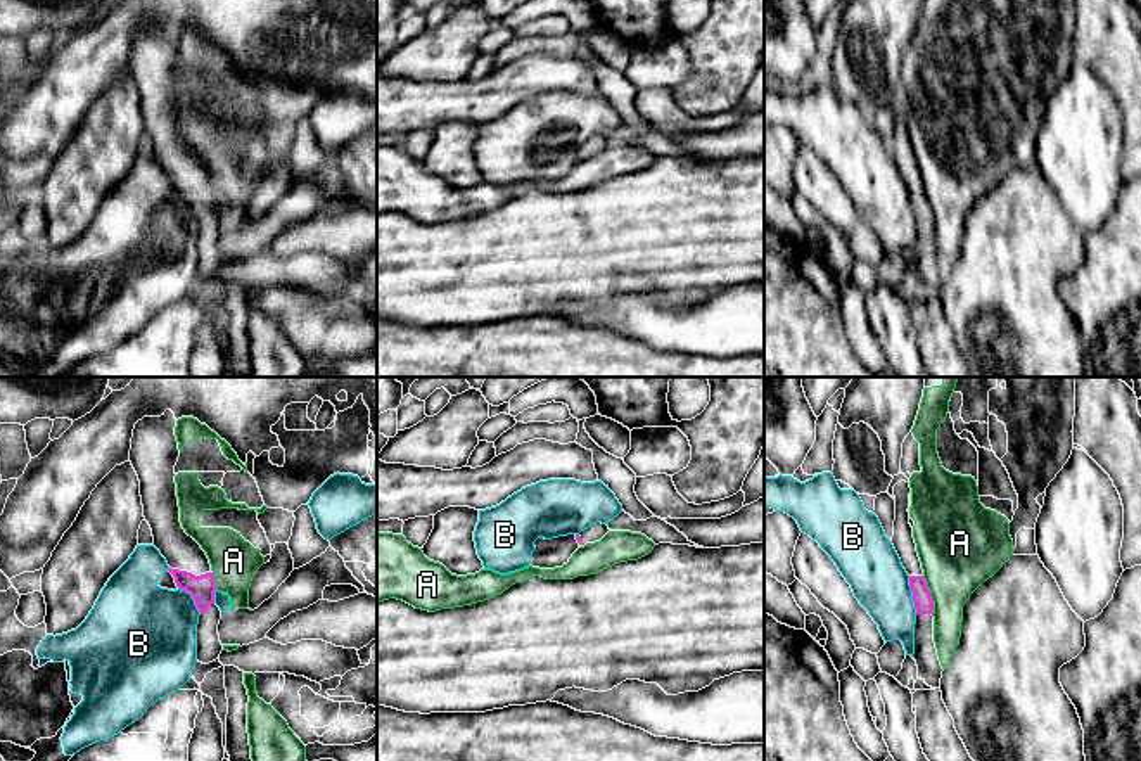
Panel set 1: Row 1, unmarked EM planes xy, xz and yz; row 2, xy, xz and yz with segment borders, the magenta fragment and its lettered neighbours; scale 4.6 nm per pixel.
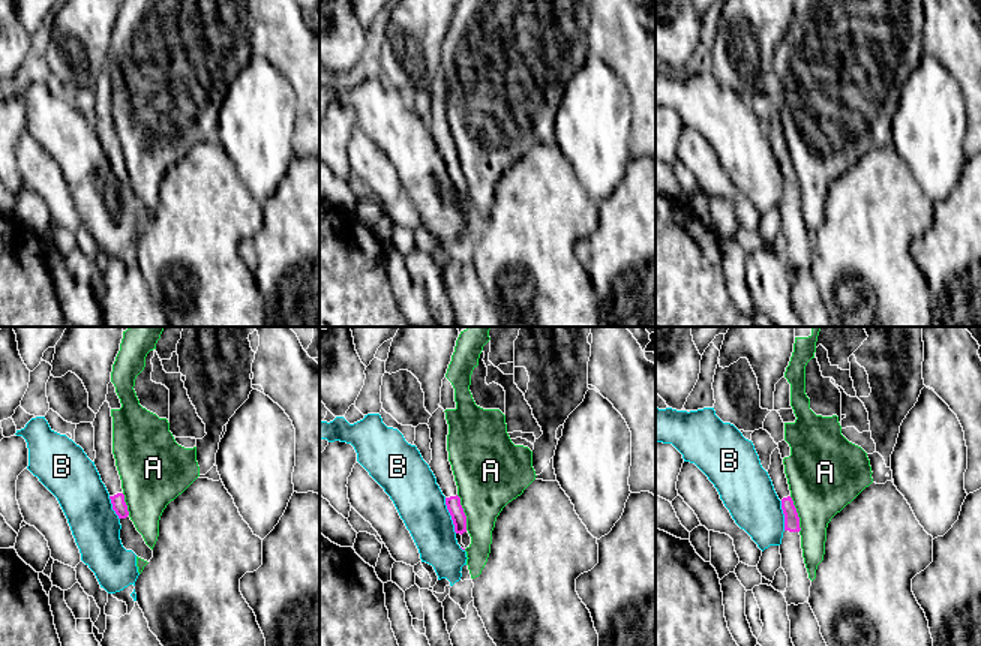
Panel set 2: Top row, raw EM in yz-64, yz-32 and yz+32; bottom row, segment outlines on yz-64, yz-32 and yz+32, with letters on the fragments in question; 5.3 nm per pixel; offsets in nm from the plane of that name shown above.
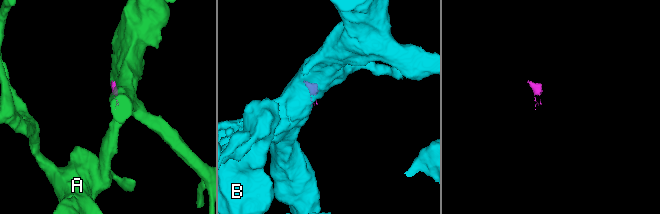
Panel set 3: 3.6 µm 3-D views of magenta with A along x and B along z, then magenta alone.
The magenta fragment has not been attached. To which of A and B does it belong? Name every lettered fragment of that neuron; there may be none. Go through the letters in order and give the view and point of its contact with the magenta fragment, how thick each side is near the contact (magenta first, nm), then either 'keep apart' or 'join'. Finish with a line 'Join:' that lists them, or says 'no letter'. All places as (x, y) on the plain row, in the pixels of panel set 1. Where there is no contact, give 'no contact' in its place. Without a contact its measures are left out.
A: meets magenta in yz at (929, 208); 90 nm thick on the magenta side, 360 nm on the other; keep apart
B: meets magenta in yz at (913, 206); 90 nm thick on the magenta side, 280 nm on the other; keep apart
Join: no letter

